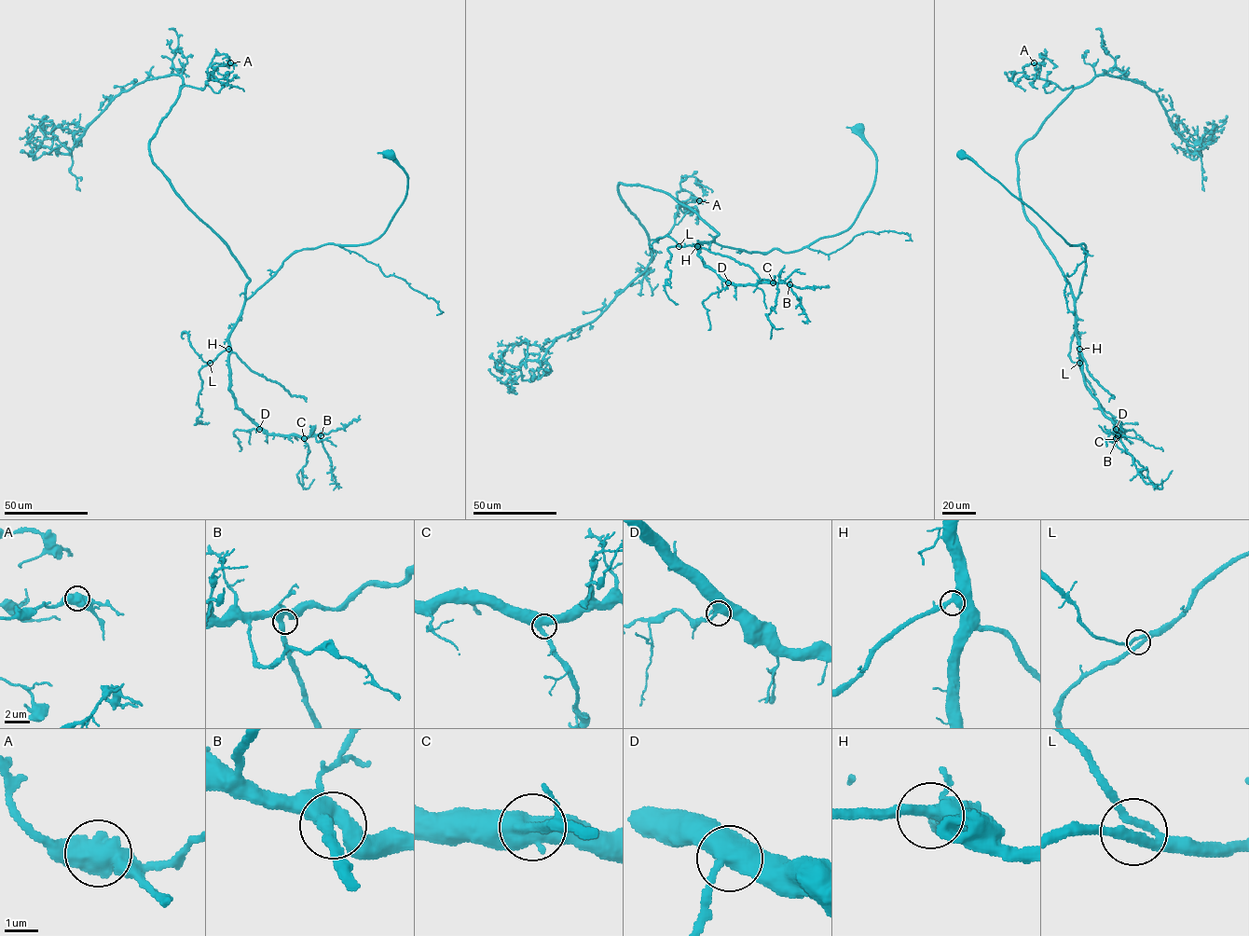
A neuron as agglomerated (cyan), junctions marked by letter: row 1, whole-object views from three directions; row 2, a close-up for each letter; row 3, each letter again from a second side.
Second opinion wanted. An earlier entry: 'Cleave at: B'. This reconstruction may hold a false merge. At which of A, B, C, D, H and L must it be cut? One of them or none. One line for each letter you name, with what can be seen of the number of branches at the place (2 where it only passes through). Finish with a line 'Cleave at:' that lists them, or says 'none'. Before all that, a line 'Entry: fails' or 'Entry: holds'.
Entry: fails
Cleave at: none

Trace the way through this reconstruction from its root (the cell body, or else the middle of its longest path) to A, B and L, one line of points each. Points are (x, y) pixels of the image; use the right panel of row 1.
A: (963, 156), (1070, 245), (1085, 245), (1076, 298), (1019, 189), (1019, 149), (1073, 89), (1027, 78), (1034, 62)
B: (963, 156), (1070, 245), (1086, 246), (1085, 270), (1075, 302), (1082, 374), (1118, 435)
L: (963, 156), (1031, 208), (1070, 245), (1086, 246), (1082, 249), (1086, 251), (1085, 270), (1075, 302), (1079, 363)

